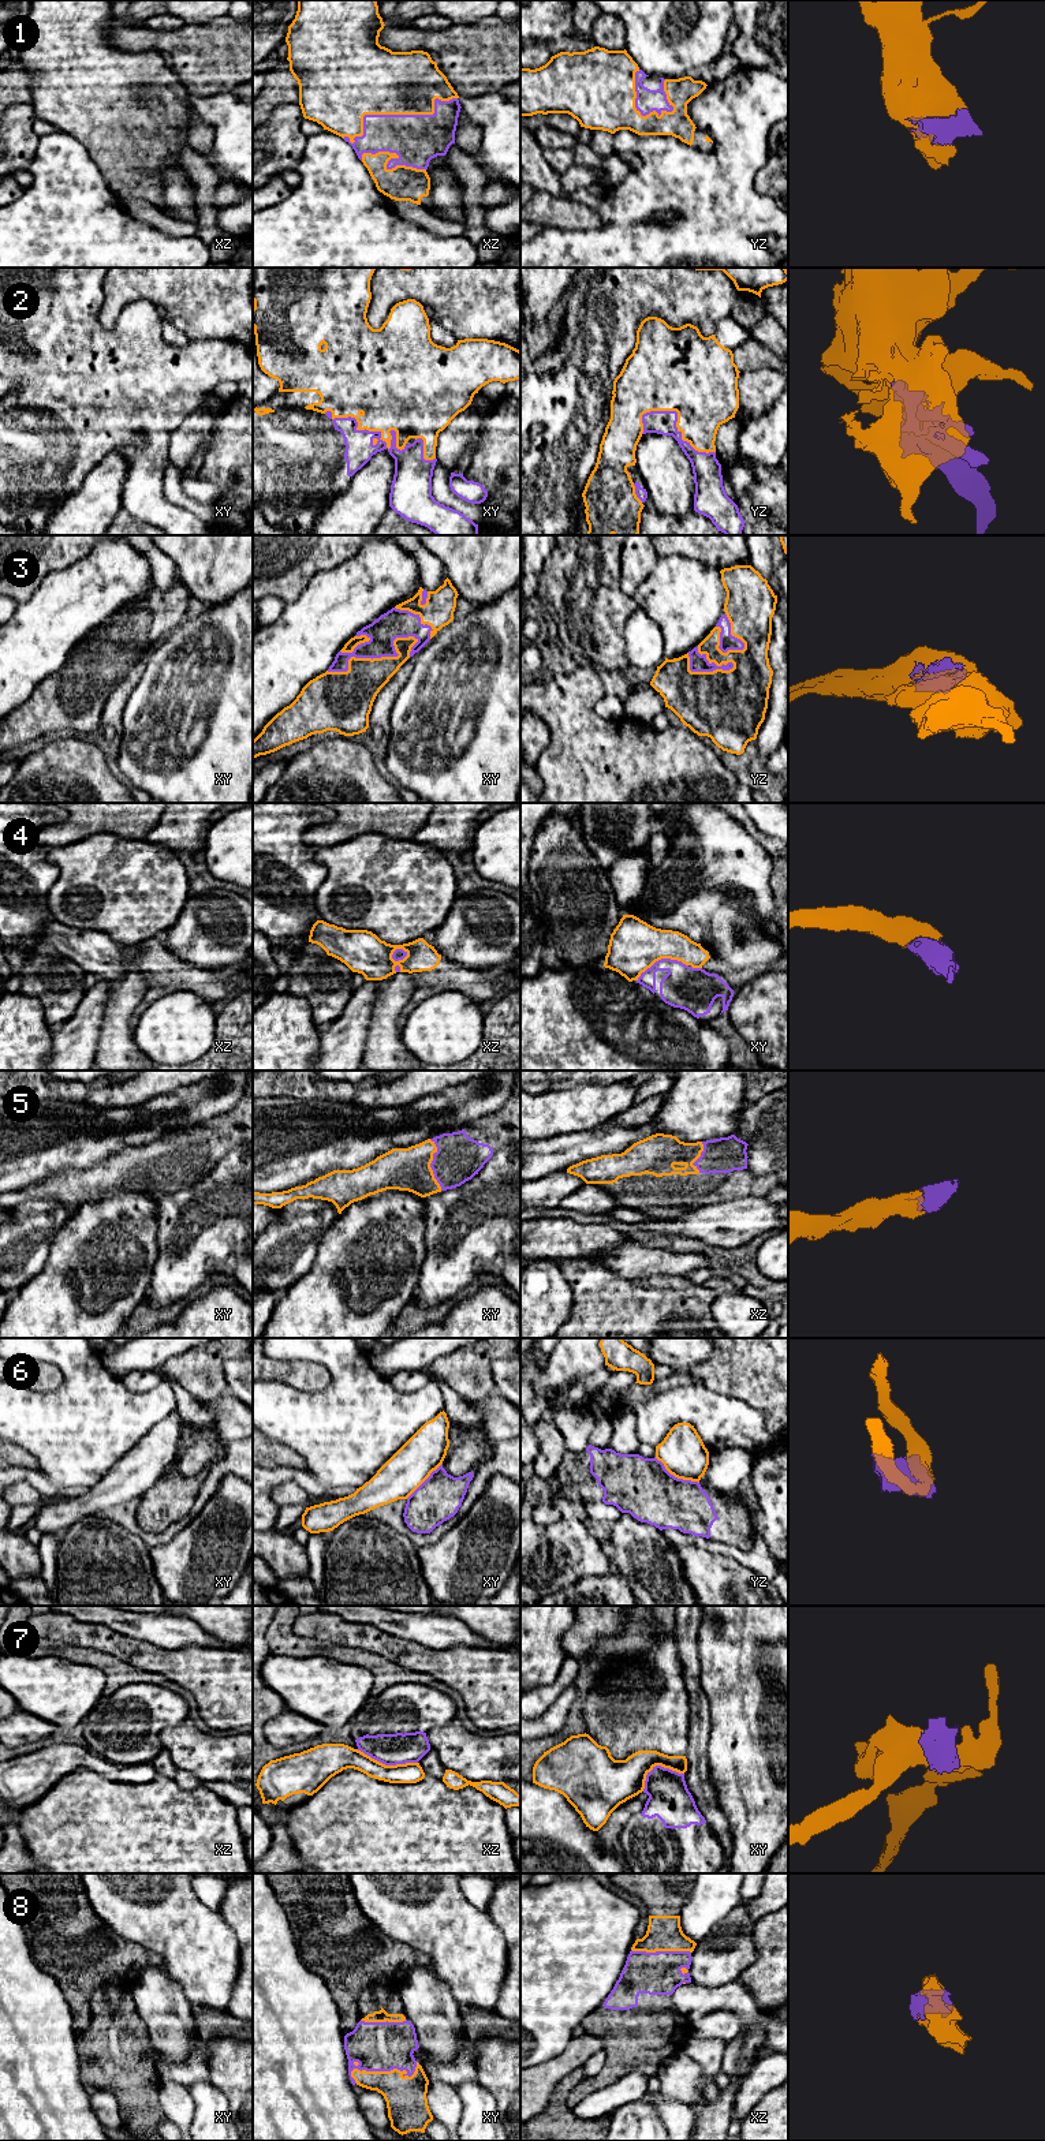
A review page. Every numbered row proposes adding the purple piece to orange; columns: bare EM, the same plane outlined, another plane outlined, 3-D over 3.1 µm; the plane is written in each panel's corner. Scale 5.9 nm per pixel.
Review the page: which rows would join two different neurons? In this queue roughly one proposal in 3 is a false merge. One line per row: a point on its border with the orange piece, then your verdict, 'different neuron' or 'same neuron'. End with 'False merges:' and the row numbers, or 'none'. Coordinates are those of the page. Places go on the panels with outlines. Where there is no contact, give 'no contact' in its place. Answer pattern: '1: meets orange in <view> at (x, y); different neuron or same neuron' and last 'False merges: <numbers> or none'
1: meets orange in xz at (395, 114); same neuron
2: meets orange in xy at (379, 430); same neuron
3: meets orange in xy at (377, 658); same neuron
4: meets orange in xy at (660, 959); different neuron
5: meets orange in xy at (429, 1165); same neuron
6: meets orange in yz at (676, 1476); different neuron
7: meets orange in xz at (387, 1766); different neuron
8: meets orange in xy at (385, 2072); same neuron
False merges: 4, 6, 7

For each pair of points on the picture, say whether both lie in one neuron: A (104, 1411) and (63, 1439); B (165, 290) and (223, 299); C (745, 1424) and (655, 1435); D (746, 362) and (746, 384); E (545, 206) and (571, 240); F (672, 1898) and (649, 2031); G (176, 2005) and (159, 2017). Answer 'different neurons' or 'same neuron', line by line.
A: same neuron
B: same neuron
C: same neuron
D: different neurons
E: different neurons
F: same neuron
G: same neuron

